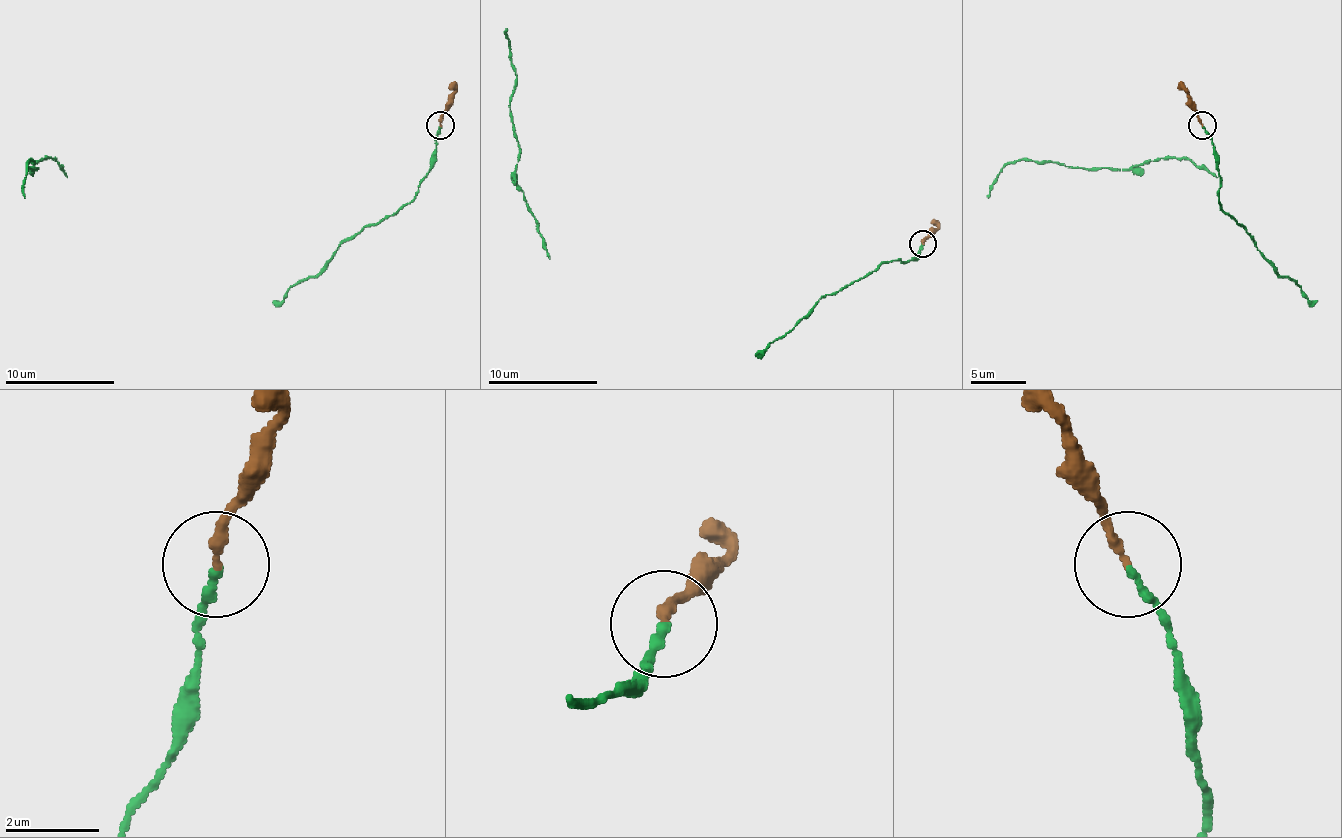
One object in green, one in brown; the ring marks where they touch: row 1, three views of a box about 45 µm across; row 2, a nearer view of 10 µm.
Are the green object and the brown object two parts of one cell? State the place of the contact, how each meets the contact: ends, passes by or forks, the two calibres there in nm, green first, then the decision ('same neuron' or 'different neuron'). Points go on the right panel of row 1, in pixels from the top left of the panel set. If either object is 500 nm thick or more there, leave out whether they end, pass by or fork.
at (1202, 125); green ends there; brown ends there; 160 nm thick on the green side, 190 nm on the other; same neuron

